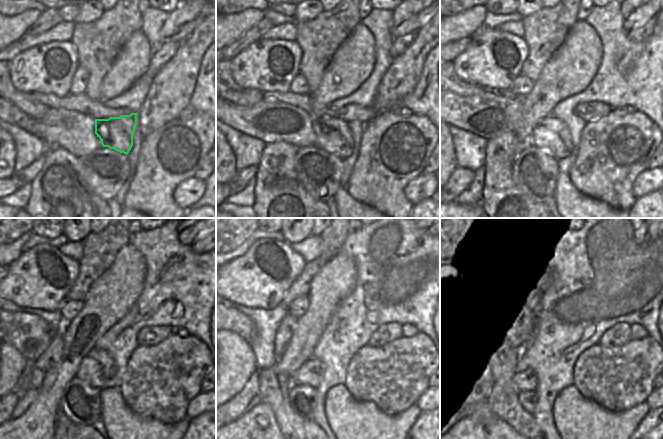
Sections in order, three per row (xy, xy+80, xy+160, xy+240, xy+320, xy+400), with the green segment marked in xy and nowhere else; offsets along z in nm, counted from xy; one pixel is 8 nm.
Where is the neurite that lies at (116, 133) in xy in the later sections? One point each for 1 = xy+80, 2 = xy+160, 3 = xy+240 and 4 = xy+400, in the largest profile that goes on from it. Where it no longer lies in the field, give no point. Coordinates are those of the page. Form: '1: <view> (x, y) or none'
1: xy+80 (333, 135)
2: xy+160 (551, 135)
3: xy+240 (98, 366)
4: xy+400 (526, 380)

